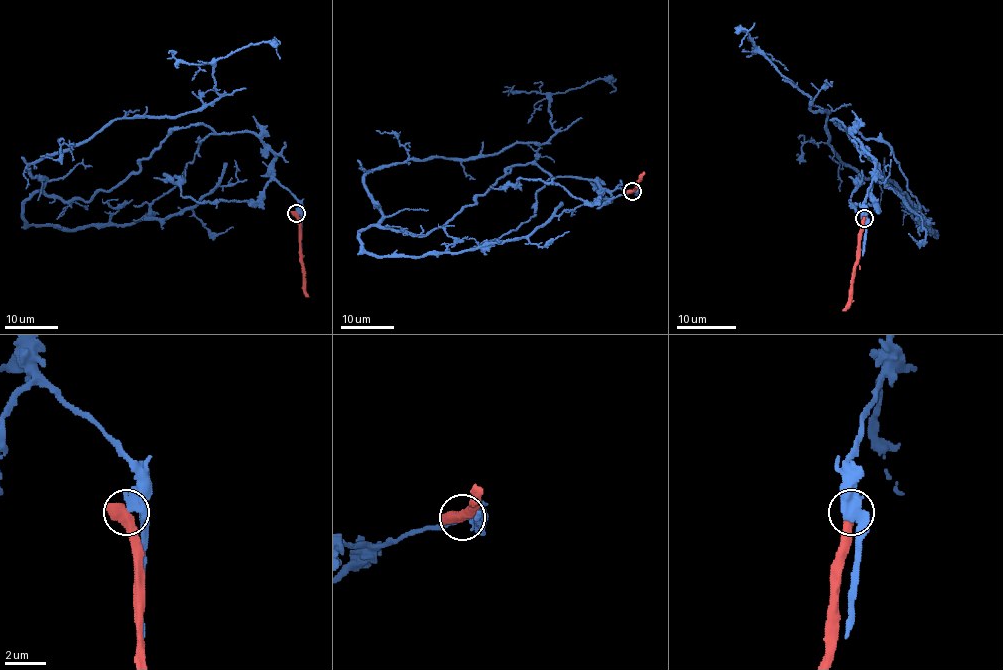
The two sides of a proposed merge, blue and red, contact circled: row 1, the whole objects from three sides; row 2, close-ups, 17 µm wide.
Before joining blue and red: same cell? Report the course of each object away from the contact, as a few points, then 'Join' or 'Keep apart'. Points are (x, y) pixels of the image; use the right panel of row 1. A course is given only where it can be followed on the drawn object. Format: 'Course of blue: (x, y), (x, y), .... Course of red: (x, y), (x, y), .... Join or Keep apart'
Course of blue: (864, 218), (874, 159), (833, 120), (913, 205), (840, 159), (828, 113), (739, 28), (739, 46). Course of red: (864, 218), (851, 301), (842, 310). Keep apart

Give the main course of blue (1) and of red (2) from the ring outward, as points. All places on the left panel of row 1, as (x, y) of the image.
1: (297, 213), (253, 133), (175, 127), (88, 201), (28, 172), (203, 109), (242, 49), (279, 58)
2: (297, 213), (301, 233), (302, 288), (307, 296)

